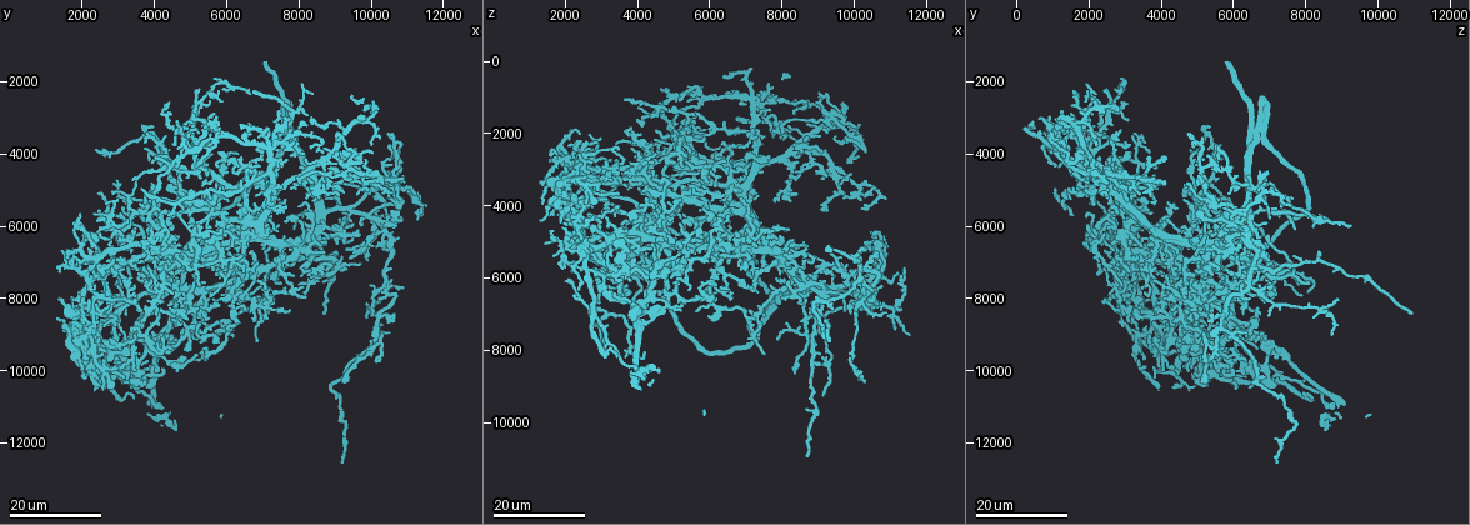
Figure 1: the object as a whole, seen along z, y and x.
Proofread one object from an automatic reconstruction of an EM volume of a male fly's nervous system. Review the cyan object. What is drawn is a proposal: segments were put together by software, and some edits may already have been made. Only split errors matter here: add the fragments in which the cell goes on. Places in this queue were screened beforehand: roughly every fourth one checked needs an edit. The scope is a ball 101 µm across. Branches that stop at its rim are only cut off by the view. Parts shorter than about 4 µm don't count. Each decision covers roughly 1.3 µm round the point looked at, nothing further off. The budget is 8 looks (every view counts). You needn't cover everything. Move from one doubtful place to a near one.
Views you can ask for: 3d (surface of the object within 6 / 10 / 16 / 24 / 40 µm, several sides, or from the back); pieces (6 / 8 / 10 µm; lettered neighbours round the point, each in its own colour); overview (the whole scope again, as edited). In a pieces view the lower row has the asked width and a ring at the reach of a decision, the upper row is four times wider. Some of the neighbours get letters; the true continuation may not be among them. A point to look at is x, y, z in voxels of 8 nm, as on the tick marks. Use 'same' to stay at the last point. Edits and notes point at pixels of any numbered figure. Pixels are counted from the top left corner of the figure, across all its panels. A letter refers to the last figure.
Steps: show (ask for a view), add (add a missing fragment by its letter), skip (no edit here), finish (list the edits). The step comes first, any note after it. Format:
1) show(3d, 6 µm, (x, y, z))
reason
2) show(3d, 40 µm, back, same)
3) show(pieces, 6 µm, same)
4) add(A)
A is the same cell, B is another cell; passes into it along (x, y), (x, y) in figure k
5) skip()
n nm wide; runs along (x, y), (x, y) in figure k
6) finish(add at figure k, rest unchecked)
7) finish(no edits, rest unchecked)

show(3d, 16 µm, (8000, 6400, 5000))
thick end

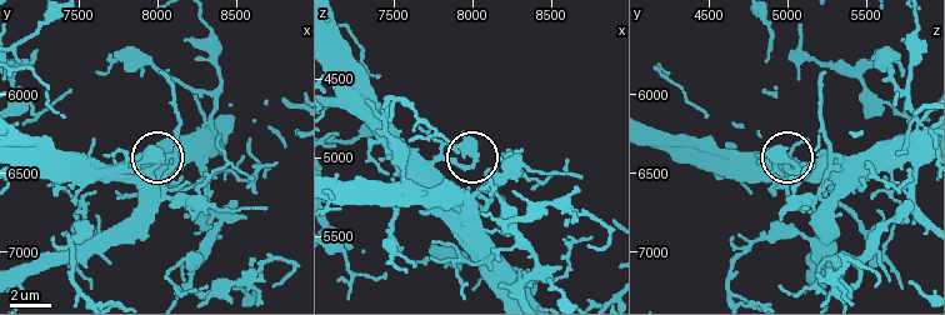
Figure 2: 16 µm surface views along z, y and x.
show(pieces, 6 µm, (8000, 6360, 4940))

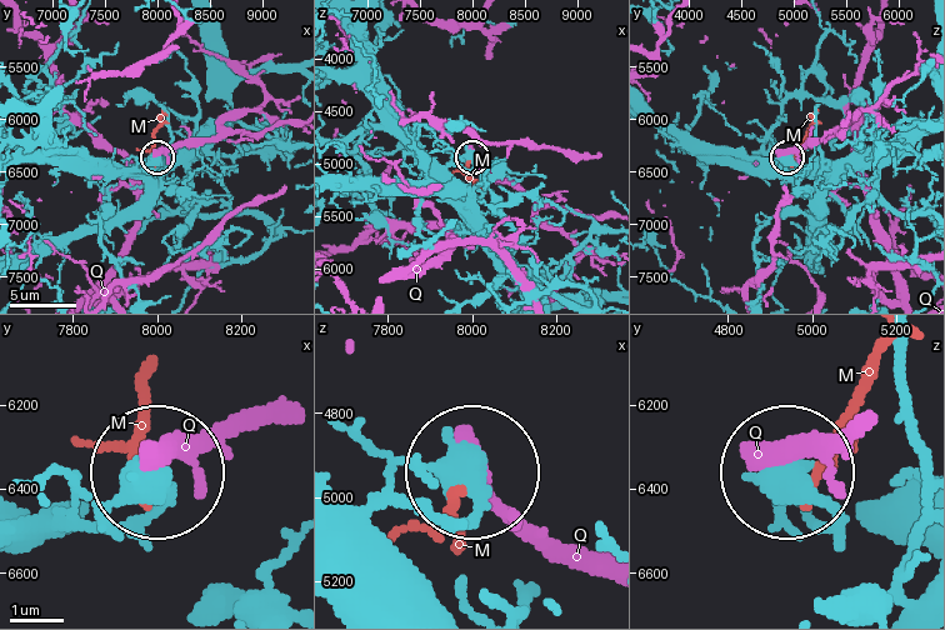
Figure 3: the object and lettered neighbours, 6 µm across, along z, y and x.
skip()
M and Q are other cells; no lettered fragment goes on from it

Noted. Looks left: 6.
show(3d, 24 µm, (8900, 6200, 5500))
thin end

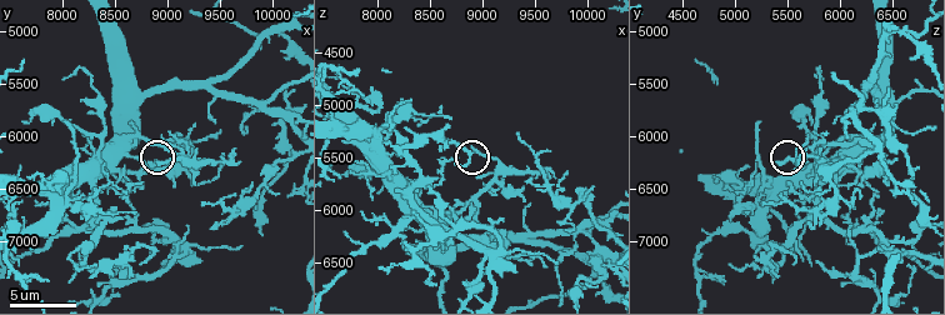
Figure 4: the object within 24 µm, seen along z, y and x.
show(pieces, 6 µm, (8920, 6240, 5420))

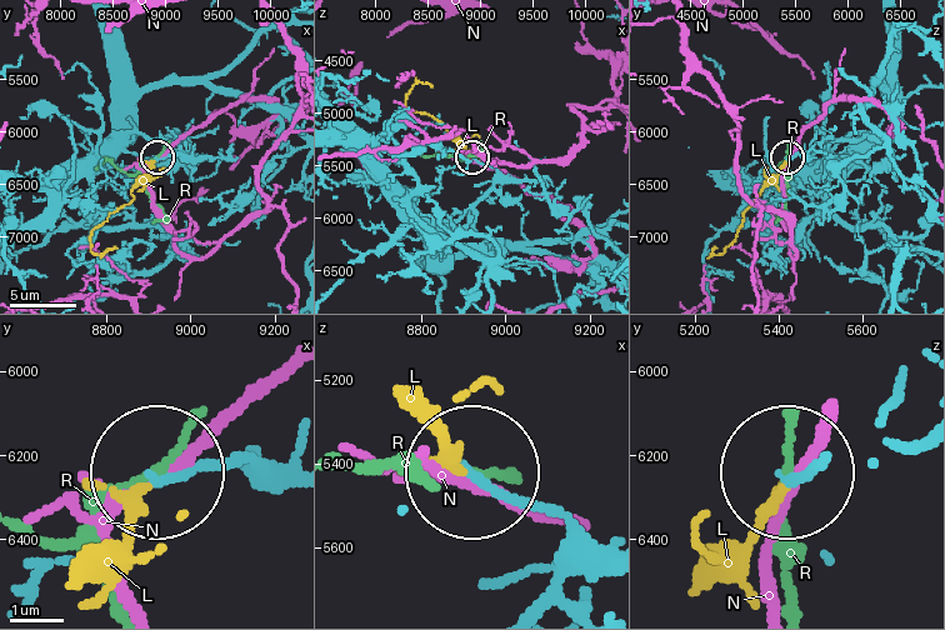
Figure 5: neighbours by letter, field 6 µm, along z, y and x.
add(L)
L is the same cell, N and R are other cells; passes into it along (828, 463), (788, 490), (725, 570) in figure 5; it goes on there

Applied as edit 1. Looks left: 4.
show(3d, 16 µm, (9200, 6000, 9200))
thin end

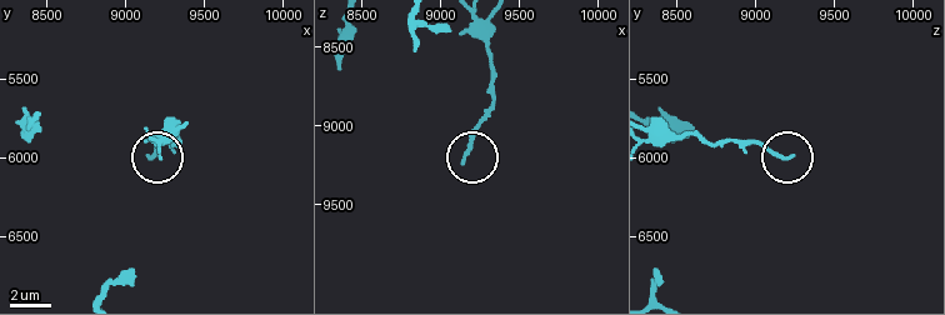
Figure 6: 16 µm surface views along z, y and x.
show(pieces, 10 µm, (9140, 5980, 9220))

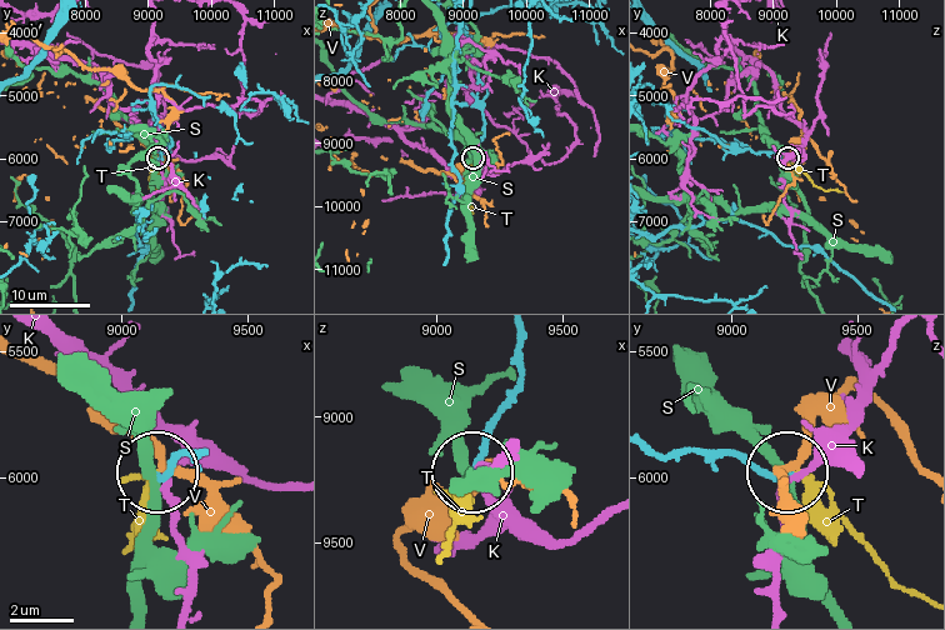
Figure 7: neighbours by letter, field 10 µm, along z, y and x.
add(T)
T is the same cell, K, S and V are other cells; passes into it along (706, 451), (728, 451), (795, 478), (896, 580), (921, 594) in figure 7; the cell continues

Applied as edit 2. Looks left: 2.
finish(add at figure 5, add at figure 7, rest unchecked)

